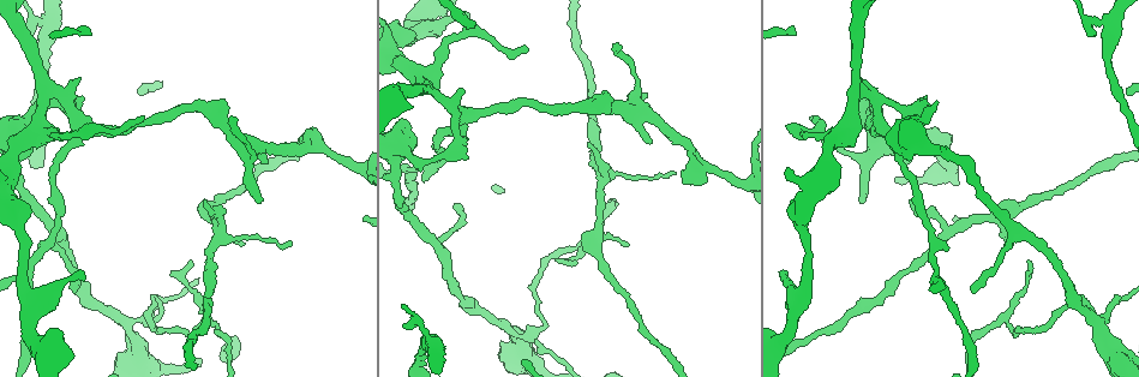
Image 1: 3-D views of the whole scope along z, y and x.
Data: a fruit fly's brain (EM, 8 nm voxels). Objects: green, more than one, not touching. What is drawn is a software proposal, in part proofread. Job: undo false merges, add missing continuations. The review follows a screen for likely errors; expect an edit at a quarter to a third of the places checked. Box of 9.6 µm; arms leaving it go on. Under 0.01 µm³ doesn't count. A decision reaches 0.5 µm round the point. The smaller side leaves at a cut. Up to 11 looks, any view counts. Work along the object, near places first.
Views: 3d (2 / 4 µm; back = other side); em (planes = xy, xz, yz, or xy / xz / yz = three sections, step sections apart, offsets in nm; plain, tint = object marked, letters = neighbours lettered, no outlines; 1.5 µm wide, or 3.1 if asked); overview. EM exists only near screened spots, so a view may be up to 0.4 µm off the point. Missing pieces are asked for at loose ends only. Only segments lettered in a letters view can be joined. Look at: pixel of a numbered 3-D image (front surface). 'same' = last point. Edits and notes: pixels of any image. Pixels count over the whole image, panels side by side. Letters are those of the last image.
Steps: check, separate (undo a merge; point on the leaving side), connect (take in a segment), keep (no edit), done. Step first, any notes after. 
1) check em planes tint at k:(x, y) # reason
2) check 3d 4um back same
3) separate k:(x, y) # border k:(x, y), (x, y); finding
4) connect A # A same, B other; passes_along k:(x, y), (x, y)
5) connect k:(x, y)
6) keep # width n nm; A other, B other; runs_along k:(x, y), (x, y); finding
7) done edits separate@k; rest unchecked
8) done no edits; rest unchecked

check em planes tint at 1:(89, 32) # end of a long branch

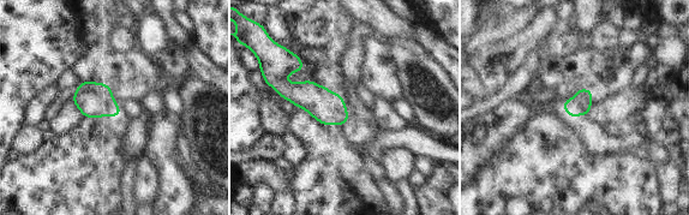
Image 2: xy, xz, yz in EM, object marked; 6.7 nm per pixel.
check em planes letters same # see the neighbours

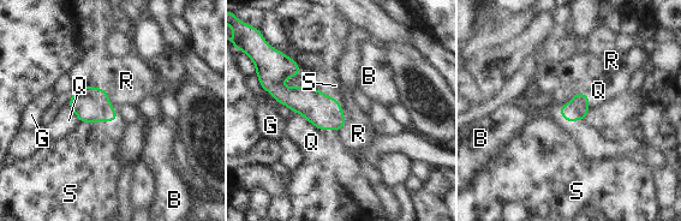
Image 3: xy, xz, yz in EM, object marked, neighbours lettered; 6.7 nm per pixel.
keep # width 150 nm; longest_contact R 260 nm; B other, G other, Q other, R other, S other; none of them fits

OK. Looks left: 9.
check em xy step 8 letters at 1:(591, 143) # thin end

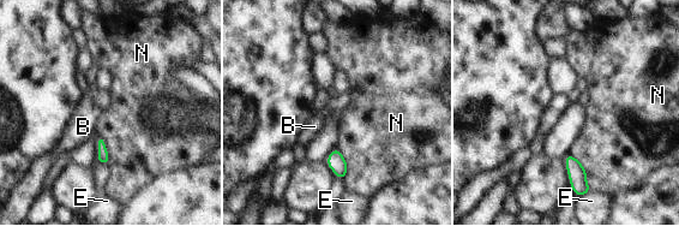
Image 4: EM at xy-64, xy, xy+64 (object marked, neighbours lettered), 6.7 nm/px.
keep # B other, E other, N other; border 4:(575, 158), (592, 191); no lettered segment goes on from it

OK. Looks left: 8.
check 3d 2um at 1:(81, 280) # branch stops here

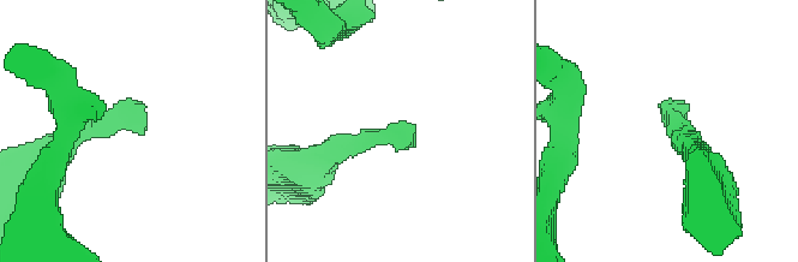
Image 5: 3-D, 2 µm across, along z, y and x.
check em planes letters at 5:(414, 139) # now the EM

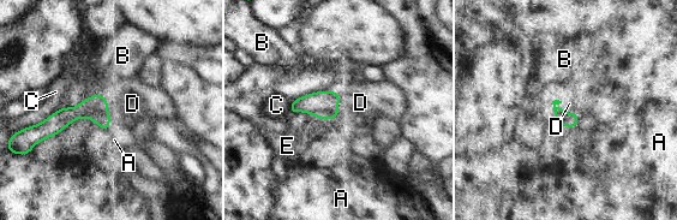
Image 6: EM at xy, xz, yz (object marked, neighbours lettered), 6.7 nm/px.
connect D # A other, B other, C other, D same, E other; passes_along 6:(564, 119), (562, 110), (569, 103); it goes on there

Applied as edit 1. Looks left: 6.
check overview

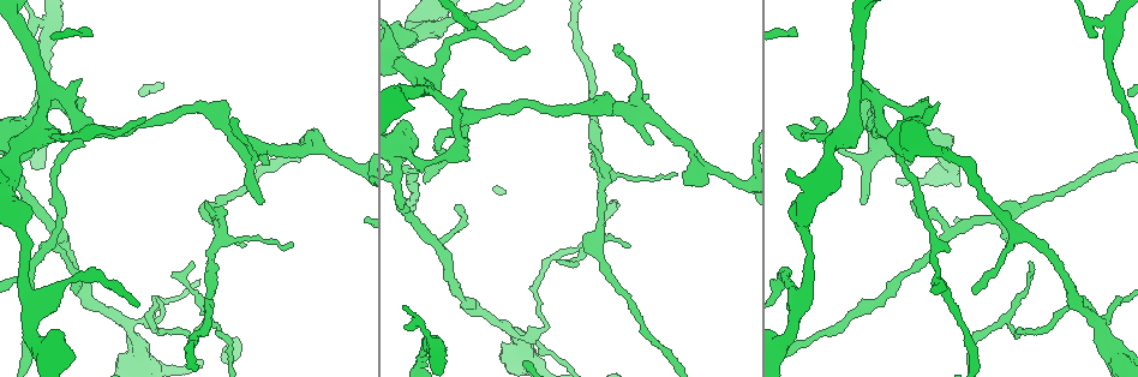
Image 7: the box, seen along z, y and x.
check 3d 4um back at 7:(909, 165)

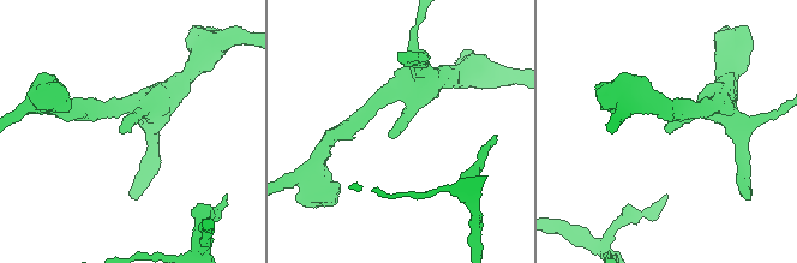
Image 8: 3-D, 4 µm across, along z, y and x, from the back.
check em planes letters at 8:(121, 131) # now the EM

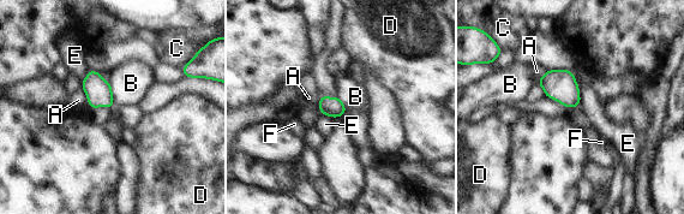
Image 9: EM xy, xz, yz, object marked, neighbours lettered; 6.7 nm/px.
keep # A other, B other, C other, D other, E other, F other; none of them fits

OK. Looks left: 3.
done edits connect@6; rest unchecked

